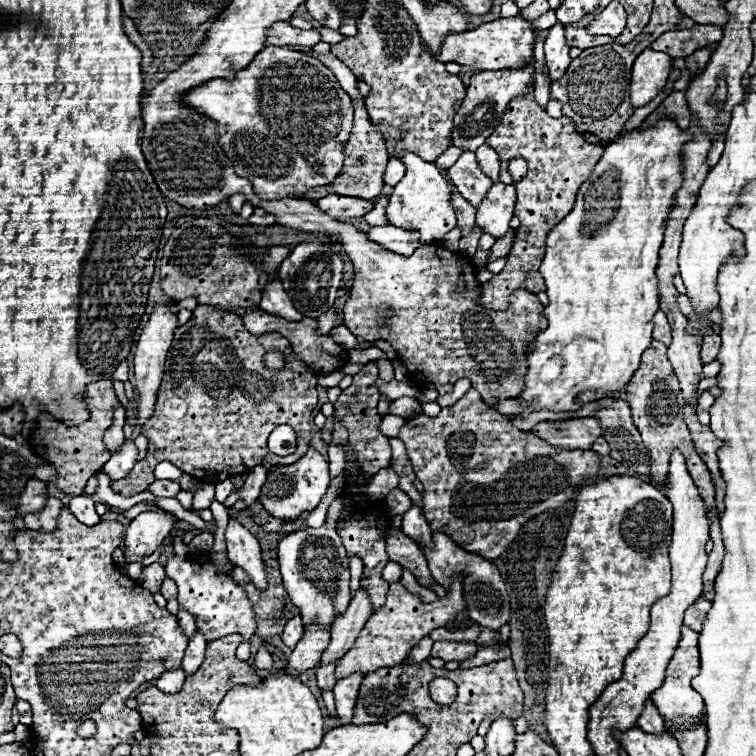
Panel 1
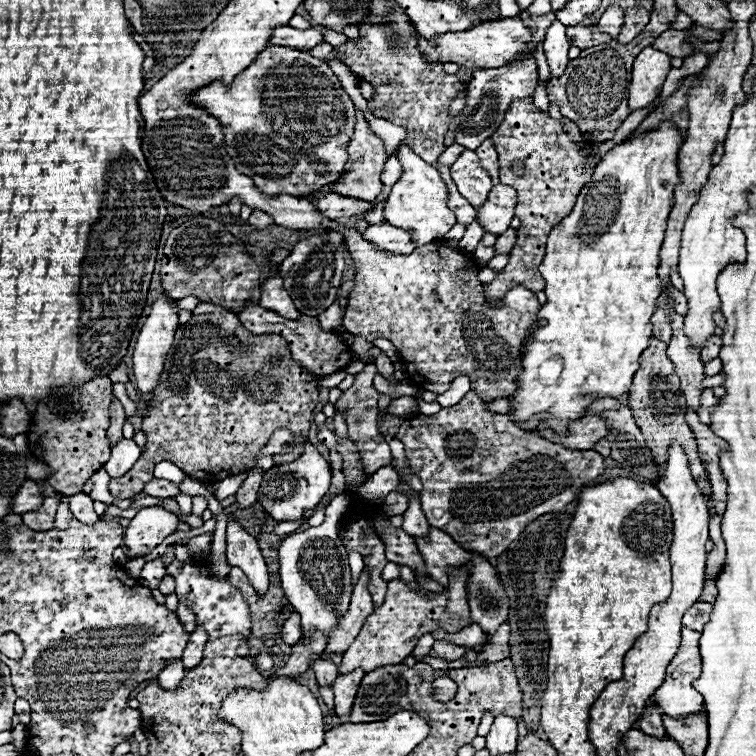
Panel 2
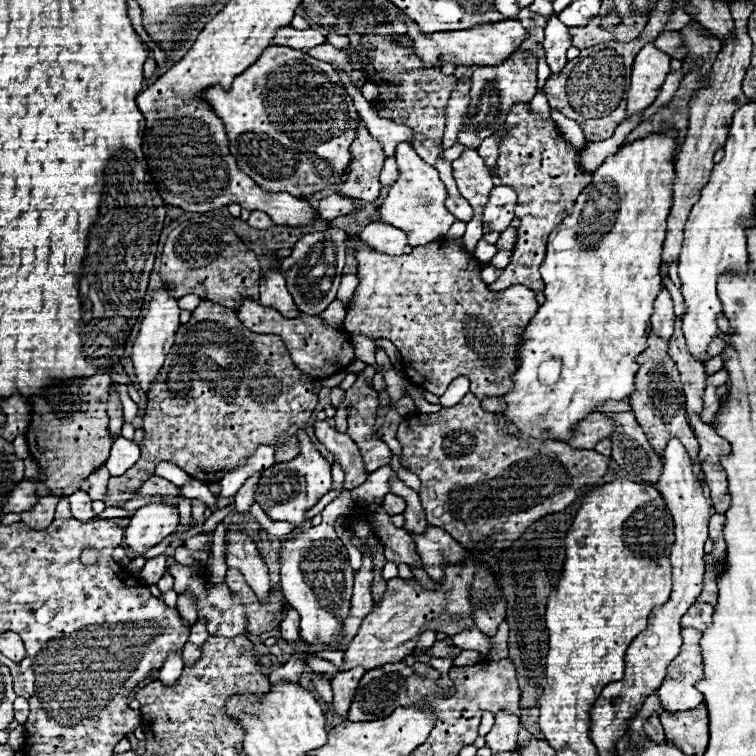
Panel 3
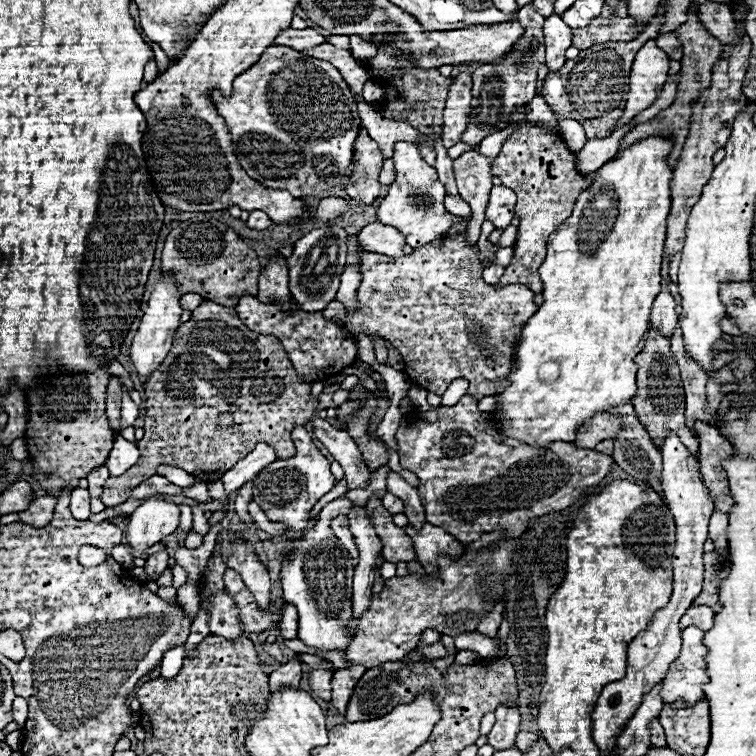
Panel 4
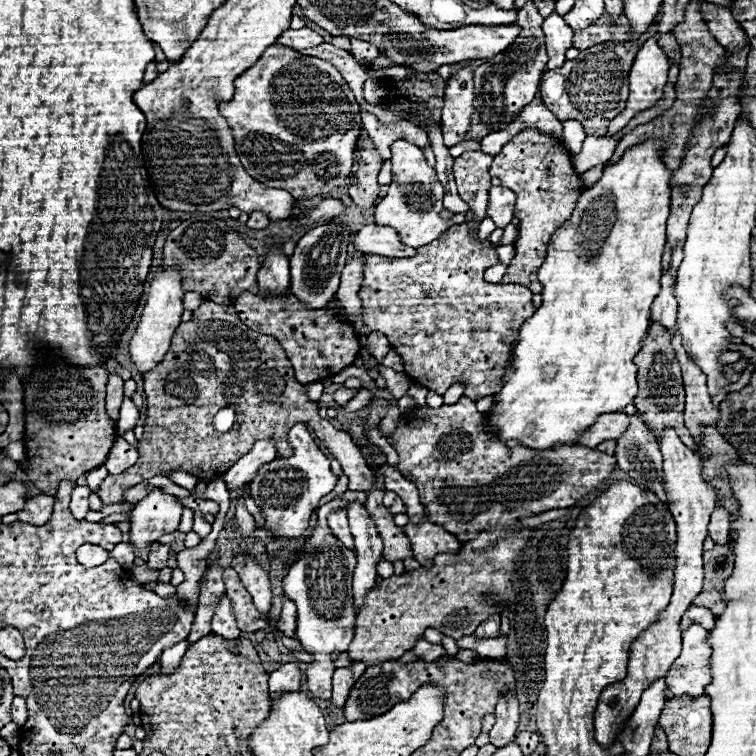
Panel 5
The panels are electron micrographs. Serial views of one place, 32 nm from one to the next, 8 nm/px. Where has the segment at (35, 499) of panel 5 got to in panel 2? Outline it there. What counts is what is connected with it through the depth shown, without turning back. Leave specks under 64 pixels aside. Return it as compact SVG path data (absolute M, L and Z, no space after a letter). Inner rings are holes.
M44 498L44 504L36 512L22 514L22 522L32 530L54 528L54 518L56 518L58 504L60 504L60 498Z

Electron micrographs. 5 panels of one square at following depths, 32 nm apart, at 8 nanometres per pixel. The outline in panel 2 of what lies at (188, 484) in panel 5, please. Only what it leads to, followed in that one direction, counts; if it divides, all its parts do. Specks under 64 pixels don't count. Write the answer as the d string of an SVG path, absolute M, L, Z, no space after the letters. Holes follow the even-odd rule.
M162 461L157 464L157 472L155 472L154 477L166 479L179 485L186 474L171 462Z

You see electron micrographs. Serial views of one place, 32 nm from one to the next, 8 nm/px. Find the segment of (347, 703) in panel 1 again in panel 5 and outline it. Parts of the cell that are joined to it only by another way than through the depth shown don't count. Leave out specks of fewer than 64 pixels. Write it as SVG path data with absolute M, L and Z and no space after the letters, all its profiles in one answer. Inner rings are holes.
M354 662L348 668L336 668L334 678L332 678L332 702L338 708L344 708L344 700L348 698L348 692L352 690L354 682L358 680L358 676L362 676L362 672L366 670L364 662Z

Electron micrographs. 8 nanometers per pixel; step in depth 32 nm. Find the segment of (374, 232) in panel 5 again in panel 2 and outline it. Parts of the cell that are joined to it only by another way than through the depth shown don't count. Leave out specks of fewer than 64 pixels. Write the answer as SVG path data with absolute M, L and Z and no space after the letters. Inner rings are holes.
M374 224L368 226L364 232L364 238L378 248L390 252L390 254L412 254L416 244L410 238L410 232L404 232L402 228L394 228L390 224Z

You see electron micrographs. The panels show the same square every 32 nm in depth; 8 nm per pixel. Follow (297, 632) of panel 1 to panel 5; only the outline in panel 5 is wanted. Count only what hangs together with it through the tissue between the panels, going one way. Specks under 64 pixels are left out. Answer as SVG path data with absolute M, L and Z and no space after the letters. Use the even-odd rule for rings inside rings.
M288 598L282 600L282 614L280 614L280 620L278 620L278 630L286 638L296 636L296 606Z

